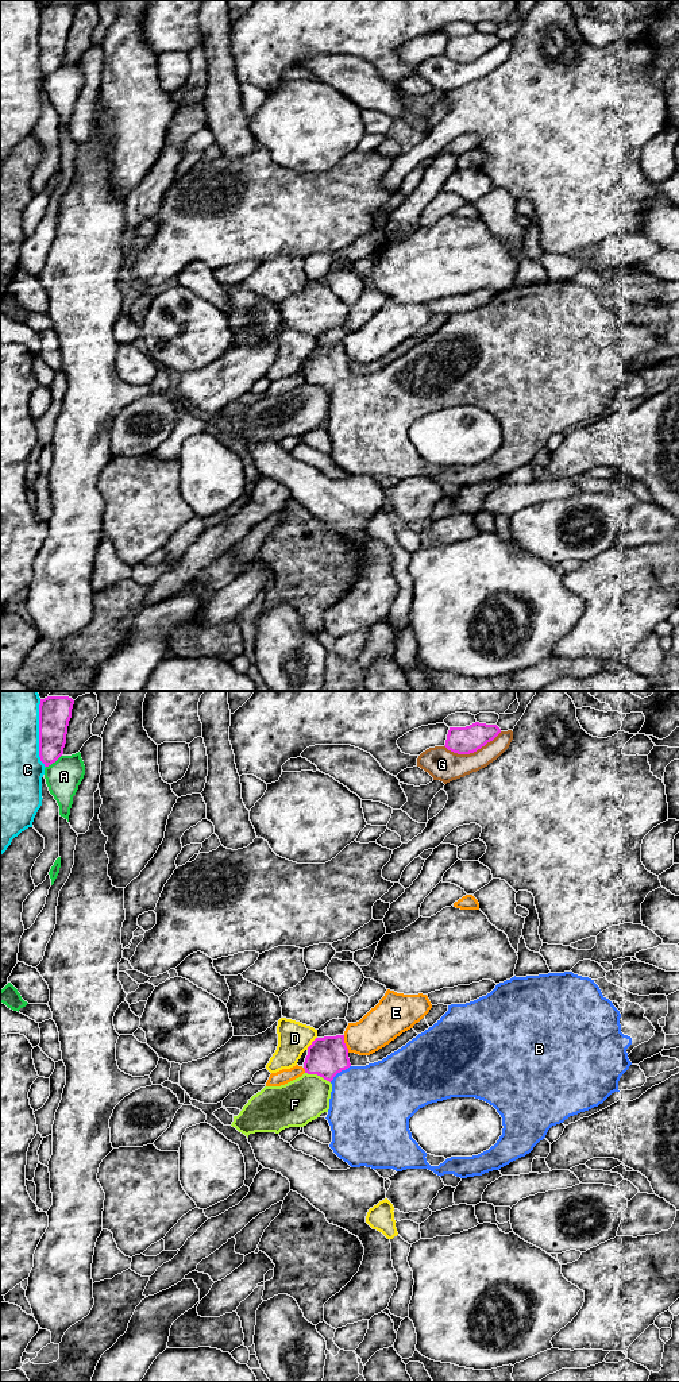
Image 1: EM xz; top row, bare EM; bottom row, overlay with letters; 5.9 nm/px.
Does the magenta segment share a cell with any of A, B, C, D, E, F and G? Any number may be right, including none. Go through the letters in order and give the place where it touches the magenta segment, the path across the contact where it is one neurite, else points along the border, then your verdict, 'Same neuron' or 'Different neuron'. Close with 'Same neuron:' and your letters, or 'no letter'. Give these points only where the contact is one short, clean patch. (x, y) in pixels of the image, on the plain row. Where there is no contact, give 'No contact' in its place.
A: Touches magenta at xz (53, 70). Different neuron
B: Touches magenta at xz (339, 381). Path across: xz (328, 365), (339, 381), (367, 412). Same neuron
C: Touches magenta at xz (39, 42). Different neuron
D: Touches magenta at xz (312, 352). Different neuron
E: Touches magenta at xz (344, 352). Different neuron
F: Touches magenta at xz (317, 383). Different neuron
G: Touches magenta at xz (473, 61). Different neuron
Same neuron: B

